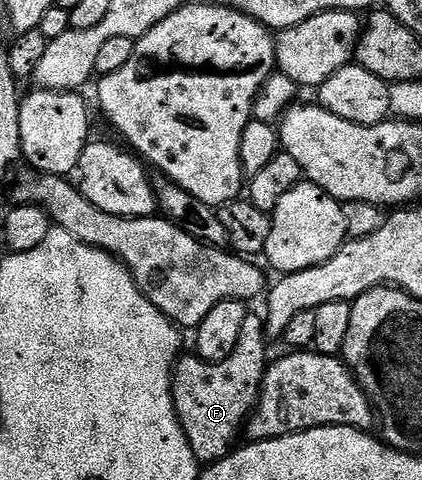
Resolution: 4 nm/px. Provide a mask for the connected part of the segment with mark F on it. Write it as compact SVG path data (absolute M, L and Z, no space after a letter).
M248 312L245 328L241 328L241 340L237 340L237 348L233 348L233 356L229 356L229 360L195 366L176 365L171 376L175 415L199 463L220 462L236 449L239 434L241 438L259 402L259 389L269 365L267 341L269 335L264 319L260 315L258 318L255 312Z

